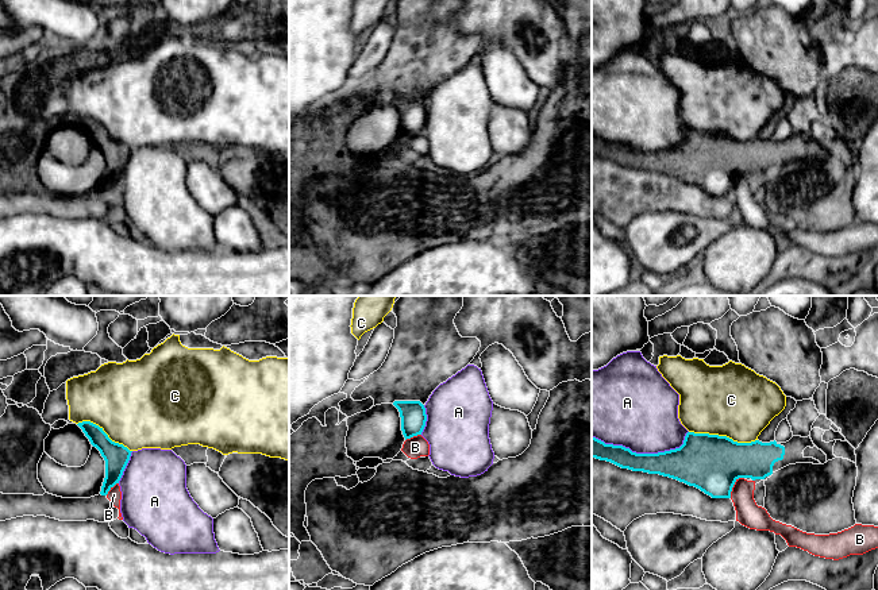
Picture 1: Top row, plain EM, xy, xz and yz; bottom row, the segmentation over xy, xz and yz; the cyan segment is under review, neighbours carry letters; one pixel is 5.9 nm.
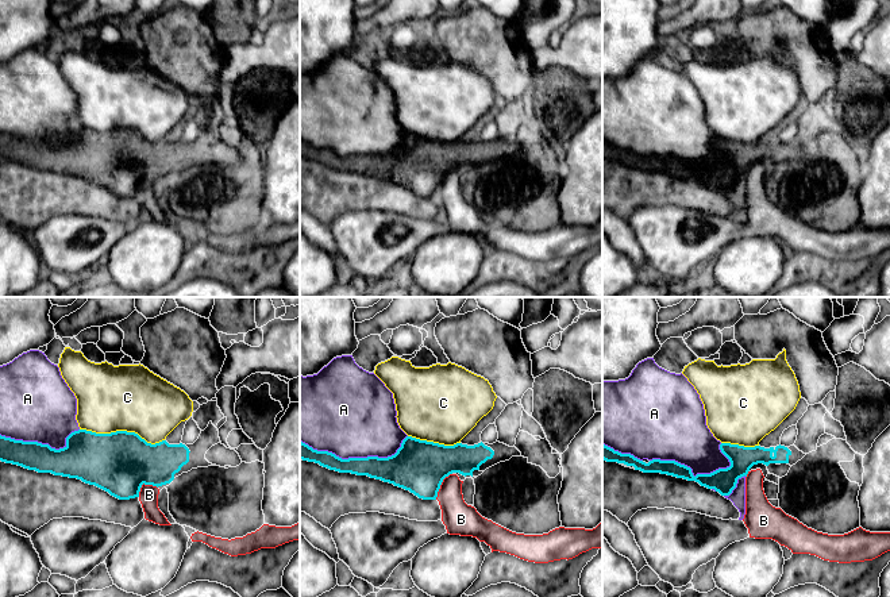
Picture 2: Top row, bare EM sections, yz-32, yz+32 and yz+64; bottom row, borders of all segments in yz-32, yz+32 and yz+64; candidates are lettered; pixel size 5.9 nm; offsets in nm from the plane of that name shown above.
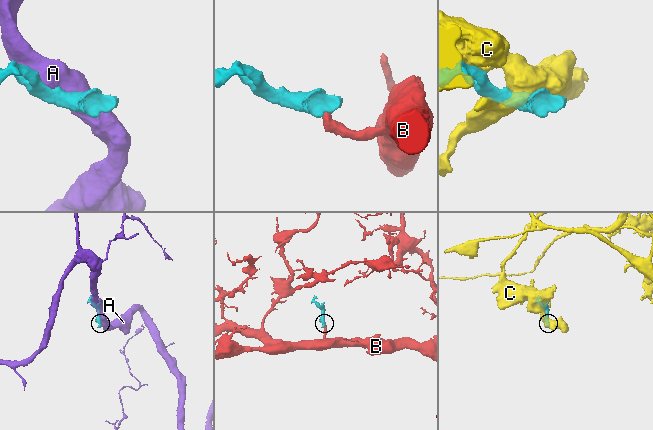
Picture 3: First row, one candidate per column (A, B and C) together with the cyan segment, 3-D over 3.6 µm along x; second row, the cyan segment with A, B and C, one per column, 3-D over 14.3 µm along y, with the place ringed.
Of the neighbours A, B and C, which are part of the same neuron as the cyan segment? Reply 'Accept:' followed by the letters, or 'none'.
Accept: none

